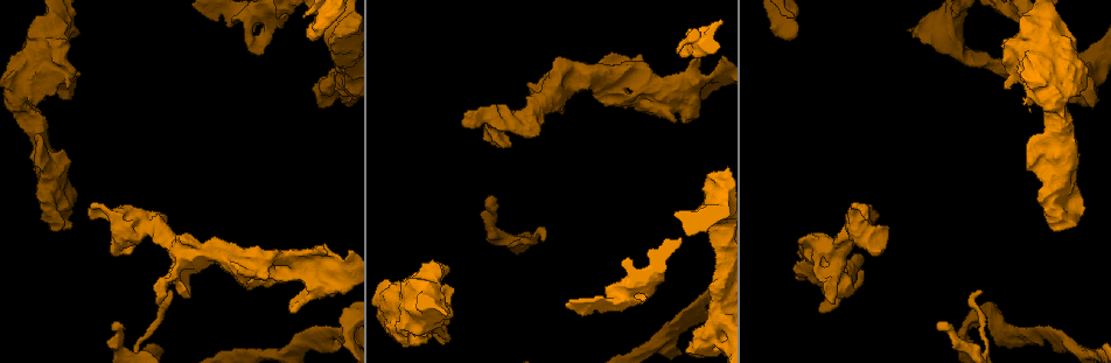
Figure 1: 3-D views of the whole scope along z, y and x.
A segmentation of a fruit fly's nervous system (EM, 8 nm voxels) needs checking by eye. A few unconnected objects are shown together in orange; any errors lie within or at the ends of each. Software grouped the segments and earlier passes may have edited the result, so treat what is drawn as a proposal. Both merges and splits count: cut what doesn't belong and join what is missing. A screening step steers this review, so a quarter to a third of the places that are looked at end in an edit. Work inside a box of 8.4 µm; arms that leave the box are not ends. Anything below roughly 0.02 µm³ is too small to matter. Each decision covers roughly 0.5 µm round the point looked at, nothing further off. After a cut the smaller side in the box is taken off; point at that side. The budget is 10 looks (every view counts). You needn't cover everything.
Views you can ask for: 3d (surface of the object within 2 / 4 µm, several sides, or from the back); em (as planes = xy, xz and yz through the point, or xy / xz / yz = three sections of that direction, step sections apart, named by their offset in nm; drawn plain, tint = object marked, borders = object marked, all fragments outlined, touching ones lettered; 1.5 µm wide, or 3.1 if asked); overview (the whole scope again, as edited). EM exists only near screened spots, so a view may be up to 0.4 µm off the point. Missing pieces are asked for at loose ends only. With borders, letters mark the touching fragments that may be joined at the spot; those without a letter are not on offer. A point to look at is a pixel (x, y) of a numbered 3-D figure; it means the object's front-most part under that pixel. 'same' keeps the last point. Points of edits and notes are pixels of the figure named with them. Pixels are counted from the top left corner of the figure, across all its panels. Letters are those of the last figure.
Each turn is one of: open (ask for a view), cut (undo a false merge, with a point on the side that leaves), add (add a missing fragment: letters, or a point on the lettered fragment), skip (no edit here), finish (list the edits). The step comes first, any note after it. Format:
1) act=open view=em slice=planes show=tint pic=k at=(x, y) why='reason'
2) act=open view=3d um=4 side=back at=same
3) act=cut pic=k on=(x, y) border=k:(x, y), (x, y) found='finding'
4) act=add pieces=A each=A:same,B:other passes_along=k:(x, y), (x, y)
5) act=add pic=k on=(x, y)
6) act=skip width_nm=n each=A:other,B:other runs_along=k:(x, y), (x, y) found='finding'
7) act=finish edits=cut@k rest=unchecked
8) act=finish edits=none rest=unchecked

act=open view=em slice=xy step=4 show=borders pic=1 at=(835, 303) why='an open end'

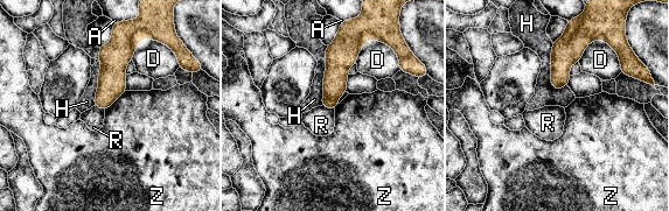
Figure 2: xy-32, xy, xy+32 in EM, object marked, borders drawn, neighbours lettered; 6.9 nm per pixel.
act=skip each=A:other,D:other,H:other,R:other,Z:other found='none of them fits'

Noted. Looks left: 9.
act=open view=3d um=2 pic=1 at=(1059, 348) why='thin end'

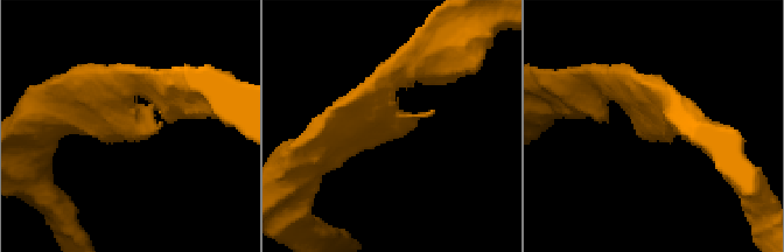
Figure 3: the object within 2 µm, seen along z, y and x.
act=open view=em slice=planes show=borders pic=3 at=(655, 130) arm_widths_nm=190,240 why='shape alone is not enough'

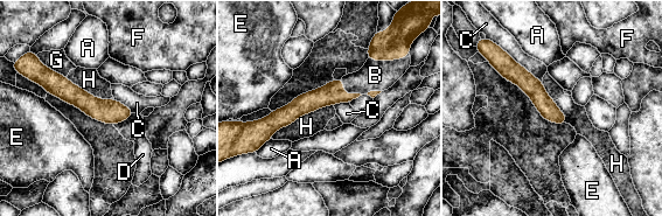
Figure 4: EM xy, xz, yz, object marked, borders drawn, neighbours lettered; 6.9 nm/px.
act=add pieces=B each=A:other,B:same,C:other,D:other,E:other,F:other,G:other,H:other passes_along=4:(330, 93), (346, 93), (375, 75) found='the neuron continues'

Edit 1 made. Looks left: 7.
act=open view=3d um=2 pic=1 at=(67, 87) why='an open end'

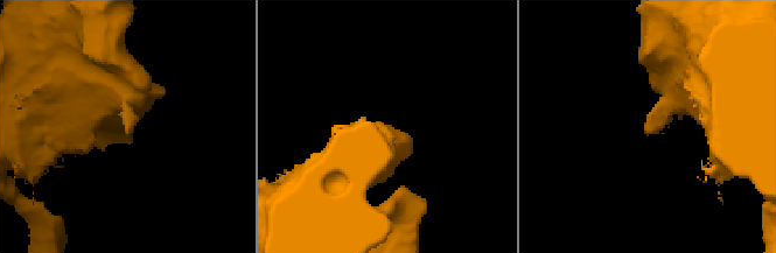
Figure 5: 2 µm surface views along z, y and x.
act=open view=em slice=yz step=4 show=tint pic=5 at=(388, 126)

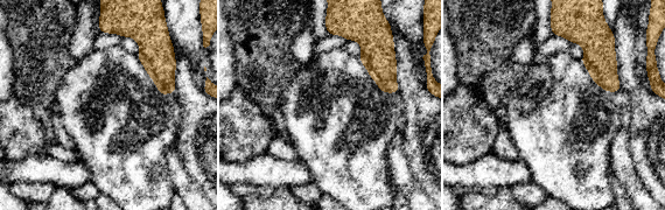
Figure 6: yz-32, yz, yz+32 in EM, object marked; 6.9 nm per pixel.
act=open view=em slice=planes show=borders at=same why='another direction'

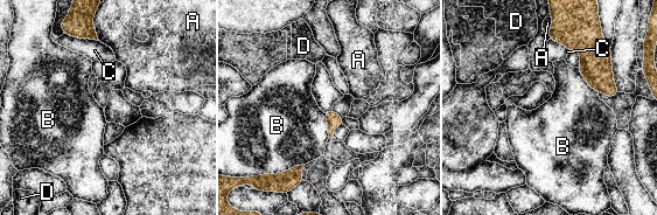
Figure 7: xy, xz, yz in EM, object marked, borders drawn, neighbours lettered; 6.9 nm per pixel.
act=skip longest_contact=B:220nm each=A:other,B:other,C:other,D:other found='no lettered fragment goes on from it'

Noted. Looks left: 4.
act=open view=em slice=planes show=borders pic=1 at=(915, 33) why='an open end'

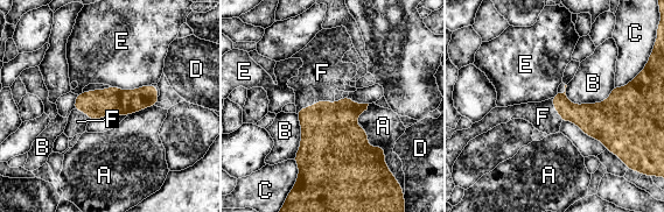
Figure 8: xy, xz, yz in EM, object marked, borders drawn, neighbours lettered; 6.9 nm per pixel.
act=add pieces=F each=A:other,B:other,C:other,D:other,E:other,F:same passes_along=8:(330, 135), (314, 104), (322, 72) found='the neuron continues'

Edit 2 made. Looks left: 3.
act=finish edits=add@4,add@8 rest=unchecked

